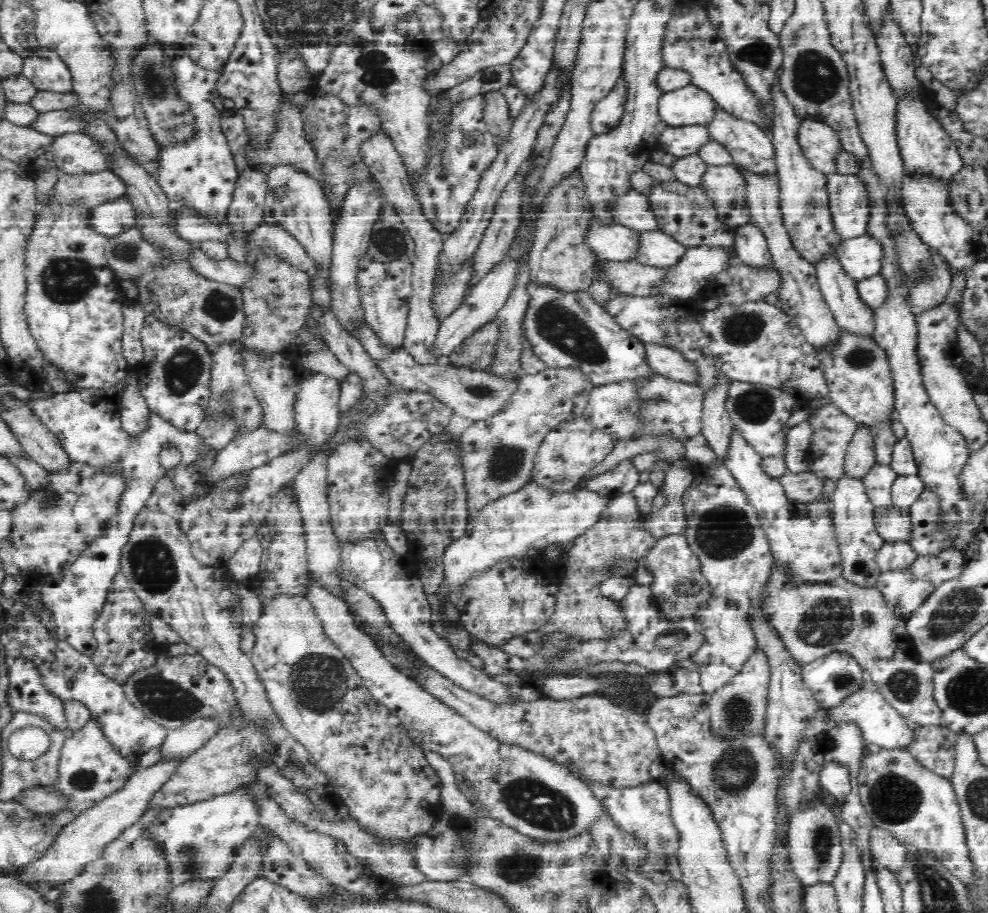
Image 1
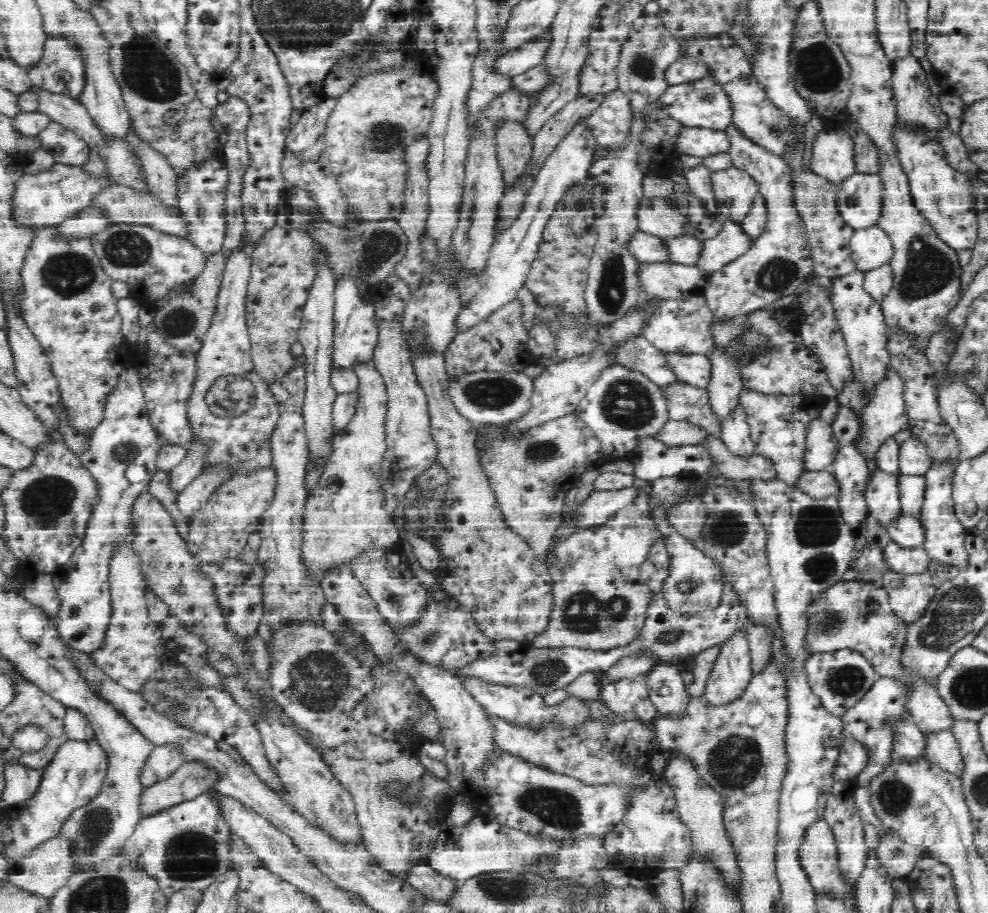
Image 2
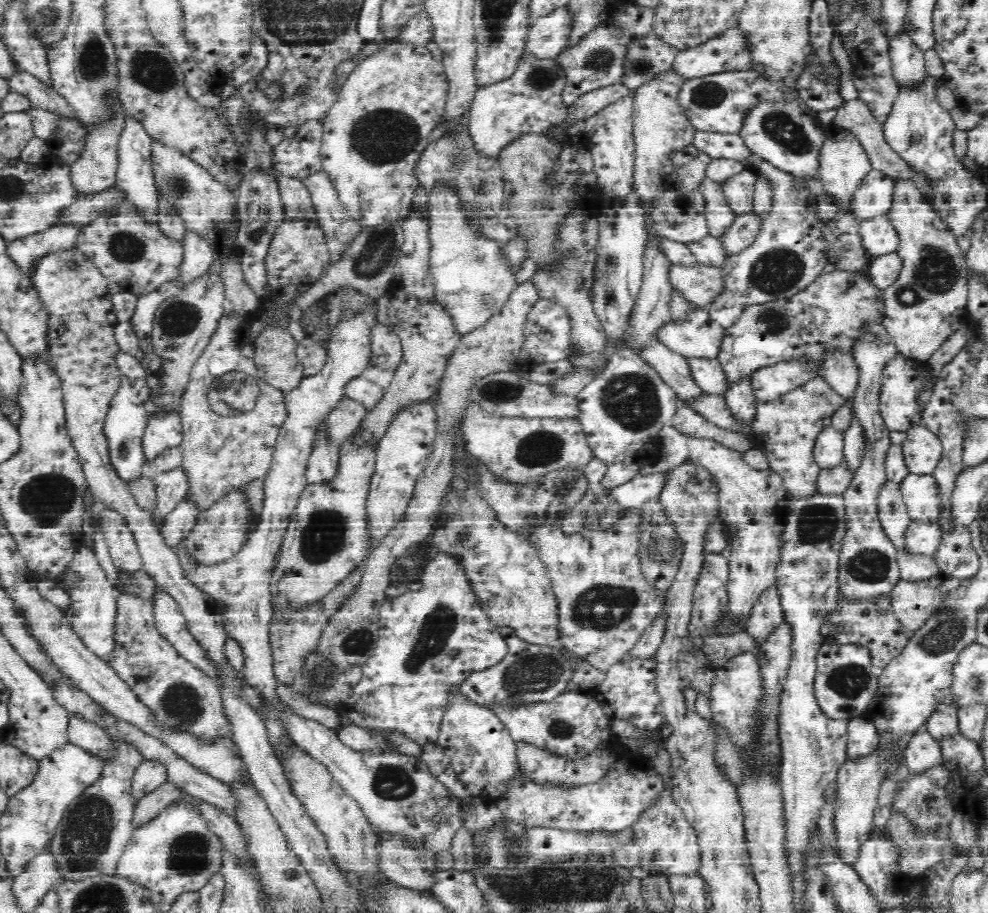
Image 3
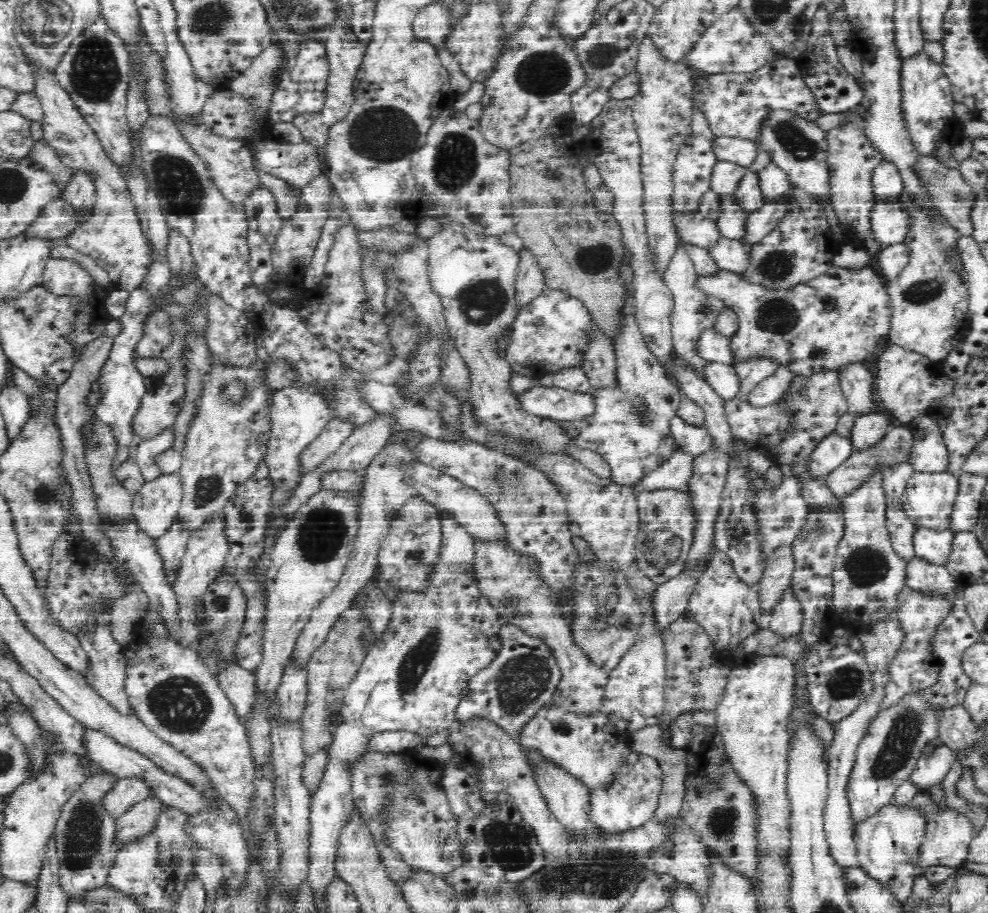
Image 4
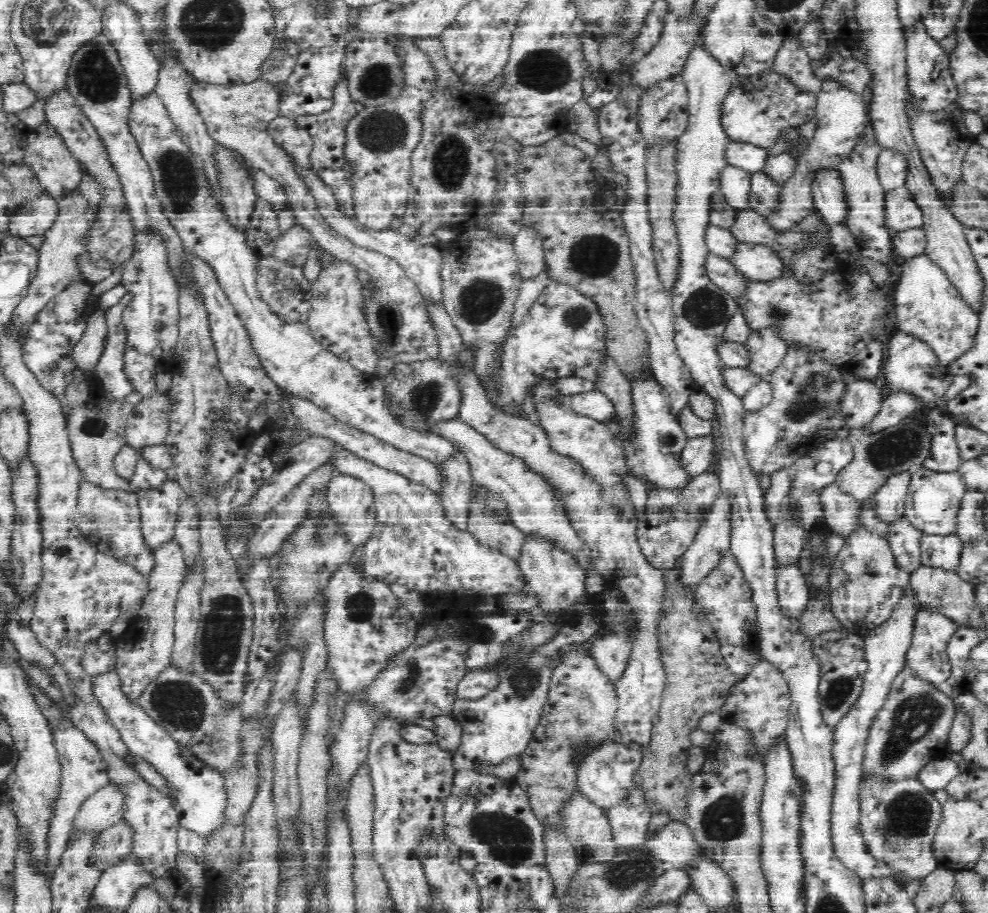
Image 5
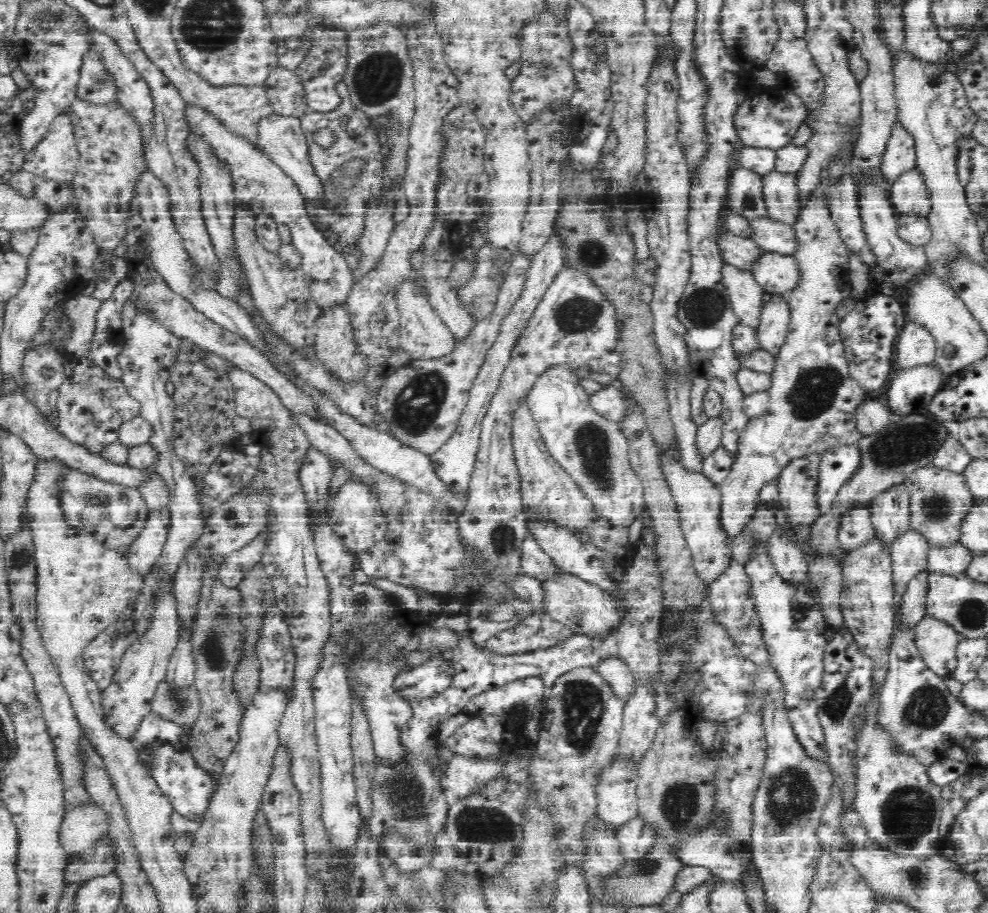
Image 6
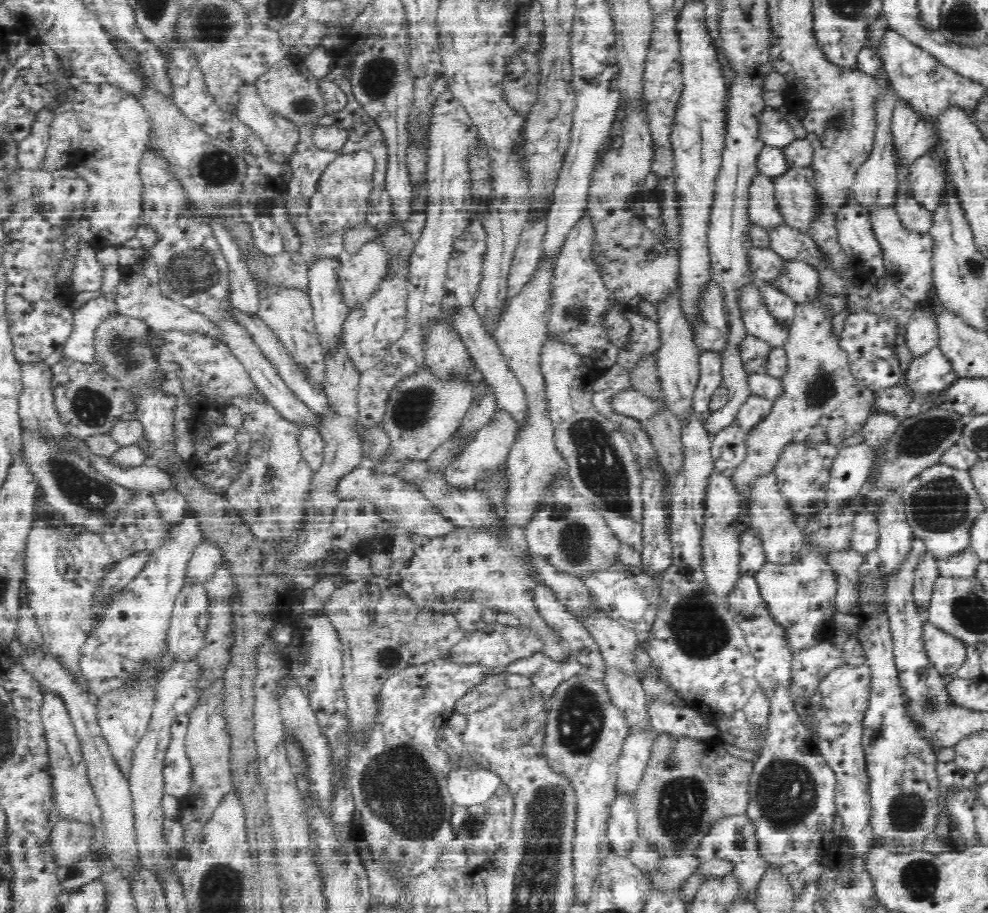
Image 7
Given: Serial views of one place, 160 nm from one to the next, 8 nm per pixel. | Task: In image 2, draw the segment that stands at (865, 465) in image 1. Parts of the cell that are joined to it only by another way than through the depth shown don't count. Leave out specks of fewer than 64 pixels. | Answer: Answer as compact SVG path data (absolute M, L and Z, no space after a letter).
M890 368L874 391L873 399L867 404L866 442L857 441L866 458L869 453L876 454L882 444L895 434L908 431L911 427L905 407L906 390L907 384L900 376L899 369Z

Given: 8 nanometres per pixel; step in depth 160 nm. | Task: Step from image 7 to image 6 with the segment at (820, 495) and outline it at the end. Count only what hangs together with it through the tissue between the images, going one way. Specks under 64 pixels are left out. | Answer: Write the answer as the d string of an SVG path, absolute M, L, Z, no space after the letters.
M814 452L804 457L792 458L790 463L780 472L776 480L779 489L780 503L784 512L790 516L791 524L813 523L821 518L822 511L818 505L818 486L820 486L820 466L822 452Z

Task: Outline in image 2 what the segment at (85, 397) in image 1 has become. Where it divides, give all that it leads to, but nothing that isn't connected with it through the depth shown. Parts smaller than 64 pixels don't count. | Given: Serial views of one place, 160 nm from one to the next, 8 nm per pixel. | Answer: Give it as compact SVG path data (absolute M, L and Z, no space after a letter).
M125 366L120 375L122 385L108 395L106 416L91 436L90 451L84 451L84 447L80 447L80 439L66 425L63 410L60 414L67 445L81 458L97 485L97 502L86 523L83 544L76 548L66 564L52 574L62 599L62 608L56 617L59 622L59 637L72 648L88 653L95 653L105 645L104 639L114 612L109 581L112 542L122 541L128 536L133 502L138 493L149 489L149 482L157 472L155 460L160 447L148 420L139 368Z

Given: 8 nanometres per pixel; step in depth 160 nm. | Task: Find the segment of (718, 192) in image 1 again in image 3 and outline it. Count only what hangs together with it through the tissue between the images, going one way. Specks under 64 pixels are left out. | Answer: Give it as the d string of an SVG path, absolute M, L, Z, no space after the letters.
M746 167L744 172L733 176L723 184L724 194L727 196L731 207L735 209L736 214L753 212L756 181L757 175Z

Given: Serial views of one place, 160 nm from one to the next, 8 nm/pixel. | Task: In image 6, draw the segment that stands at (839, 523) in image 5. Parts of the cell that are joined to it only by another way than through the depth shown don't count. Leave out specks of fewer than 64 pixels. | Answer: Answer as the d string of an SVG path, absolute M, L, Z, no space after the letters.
M862 506L844 516L837 539L846 551L859 551L876 540L876 530L871 521L869 506Z

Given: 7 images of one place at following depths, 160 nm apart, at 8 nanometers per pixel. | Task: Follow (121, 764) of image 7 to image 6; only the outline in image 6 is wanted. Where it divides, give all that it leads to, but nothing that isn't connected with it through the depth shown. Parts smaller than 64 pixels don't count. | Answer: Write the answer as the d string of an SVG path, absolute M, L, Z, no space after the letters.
M172 590L159 600L156 608L155 623L148 629L138 642L135 642L124 655L120 668L113 676L108 688L100 692L102 703L102 719L106 728L127 741L134 741L139 726L144 718L153 712L151 704L158 685L164 680L169 656L174 652L177 642L177 613L173 602Z

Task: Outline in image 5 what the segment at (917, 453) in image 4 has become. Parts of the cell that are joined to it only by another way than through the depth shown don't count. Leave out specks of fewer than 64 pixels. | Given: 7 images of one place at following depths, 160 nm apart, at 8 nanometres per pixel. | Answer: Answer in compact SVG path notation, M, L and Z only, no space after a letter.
M931 407L922 418L934 436L931 455L924 461L923 467L933 471L958 471L965 460L955 437L957 422L940 415L934 407Z

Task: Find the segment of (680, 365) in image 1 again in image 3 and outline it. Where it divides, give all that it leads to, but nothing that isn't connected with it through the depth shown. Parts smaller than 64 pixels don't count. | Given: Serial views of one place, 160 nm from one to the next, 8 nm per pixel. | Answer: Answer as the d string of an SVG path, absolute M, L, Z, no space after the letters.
M690 359L694 380L706 395L722 396L729 389L729 380L722 363L716 359Z

